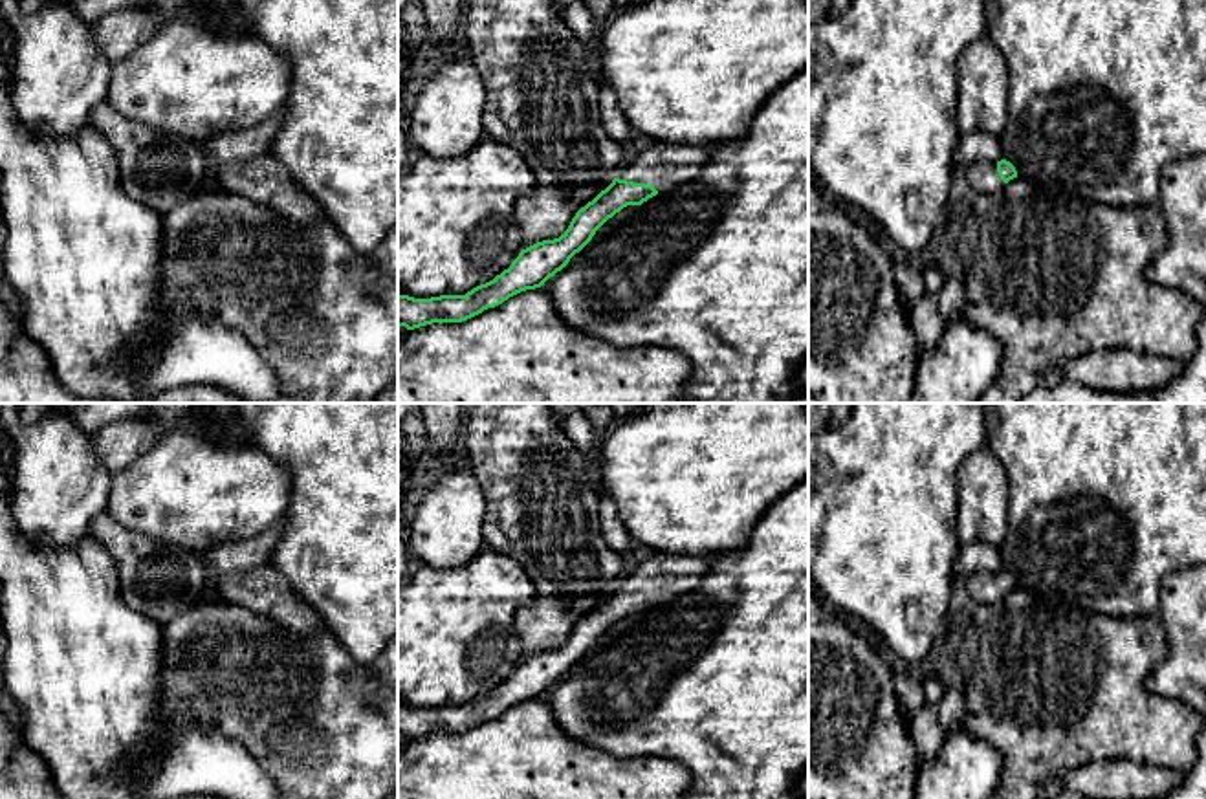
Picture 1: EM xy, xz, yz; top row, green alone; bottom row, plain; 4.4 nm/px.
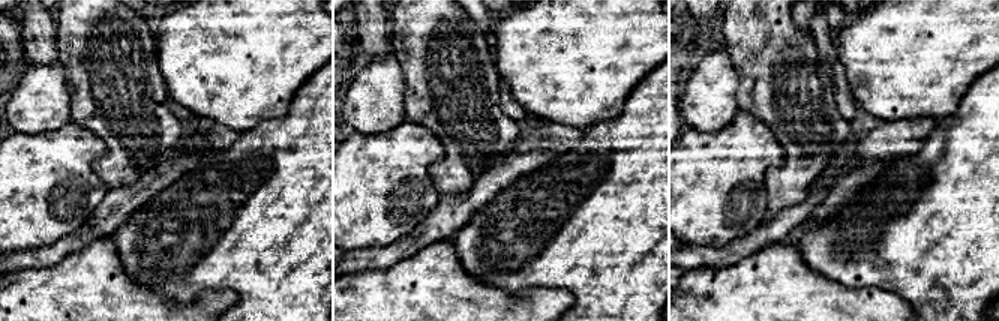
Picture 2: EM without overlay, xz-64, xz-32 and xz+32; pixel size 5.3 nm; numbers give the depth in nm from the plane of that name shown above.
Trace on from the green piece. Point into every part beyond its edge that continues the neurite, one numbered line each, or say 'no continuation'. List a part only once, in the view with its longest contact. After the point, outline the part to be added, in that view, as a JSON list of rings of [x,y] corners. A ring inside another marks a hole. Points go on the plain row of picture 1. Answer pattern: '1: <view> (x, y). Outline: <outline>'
1: xz (664, 578). Outline: [[[656,553],[630,574],[625,574],[616,588],[652,596],[658,603],[674,599],[693,590],[718,561],[713,555],[667,555]]]

